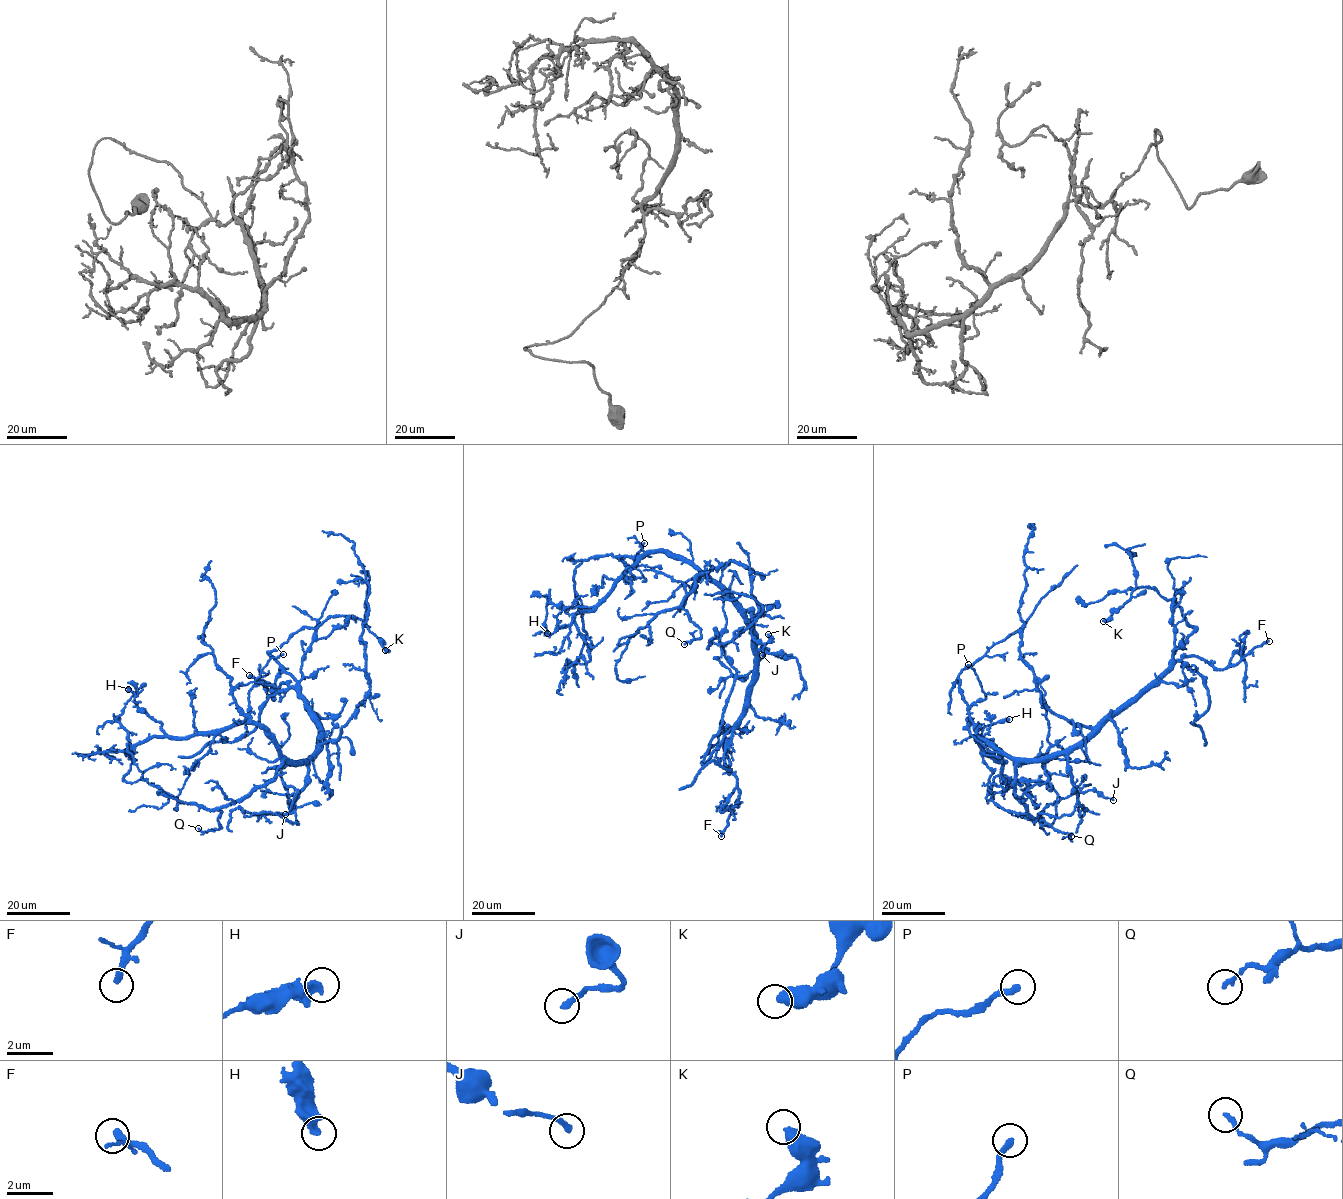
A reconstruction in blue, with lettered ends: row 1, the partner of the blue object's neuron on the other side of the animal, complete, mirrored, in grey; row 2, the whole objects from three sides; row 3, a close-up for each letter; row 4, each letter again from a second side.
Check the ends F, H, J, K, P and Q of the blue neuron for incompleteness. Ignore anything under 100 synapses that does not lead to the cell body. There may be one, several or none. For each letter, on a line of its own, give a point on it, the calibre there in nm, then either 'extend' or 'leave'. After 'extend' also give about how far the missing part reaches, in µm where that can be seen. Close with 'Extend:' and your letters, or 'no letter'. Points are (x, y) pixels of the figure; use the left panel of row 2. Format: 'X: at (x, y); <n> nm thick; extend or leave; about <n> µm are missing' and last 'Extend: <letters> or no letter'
F: at (249, 675); 300 nm thick; extend; about 120 µm are missing
H: at (128, 689); 280 nm thick; leave
J: at (285, 814); 260 nm thick; leave
K: at (385, 650); 480 nm thick; leave
P: at (283, 654); 280 nm thick; leave
Q: at (198, 828); 190 nm thick; leave
Extend: F

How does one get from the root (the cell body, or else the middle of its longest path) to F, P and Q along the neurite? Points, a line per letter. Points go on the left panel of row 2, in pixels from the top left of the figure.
F: (309, 758), (319, 735), (296, 689), (283, 683), (273, 692), (272, 700), (271, 691), (249, 675)
P: (309, 758), (283, 758), (232, 695), (235, 687), (252, 682), (267, 661), (283, 654)
Q: (309, 758), (298, 762), (285, 759), (269, 781), (219, 809), (220, 827), (202, 832), (198, 828)

